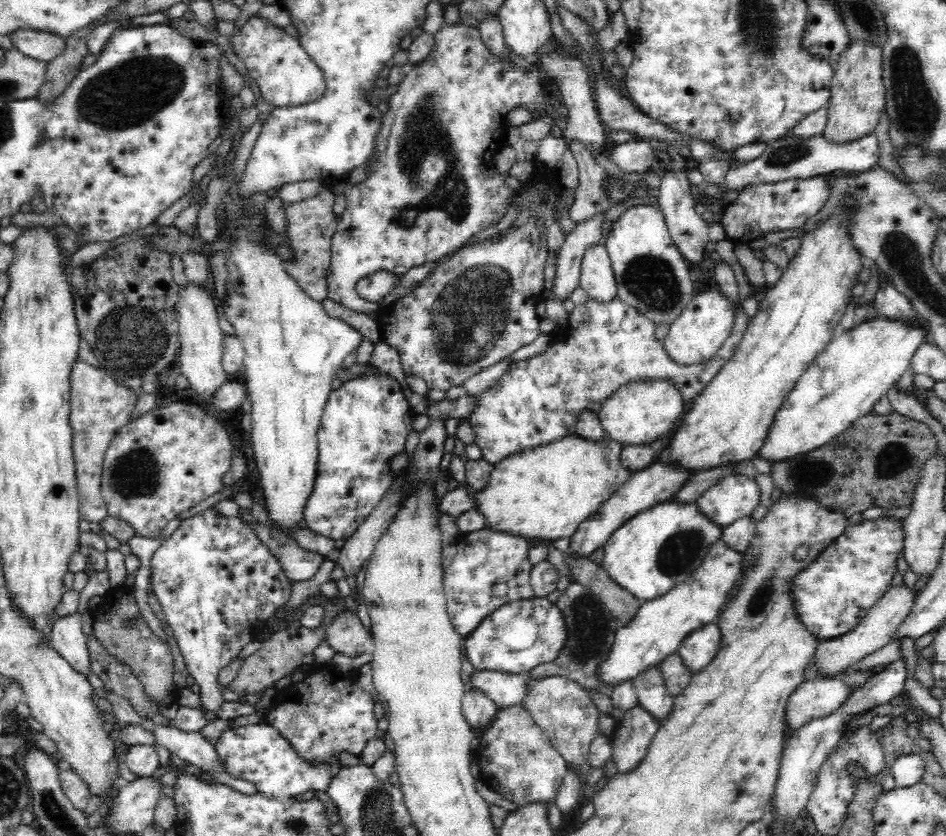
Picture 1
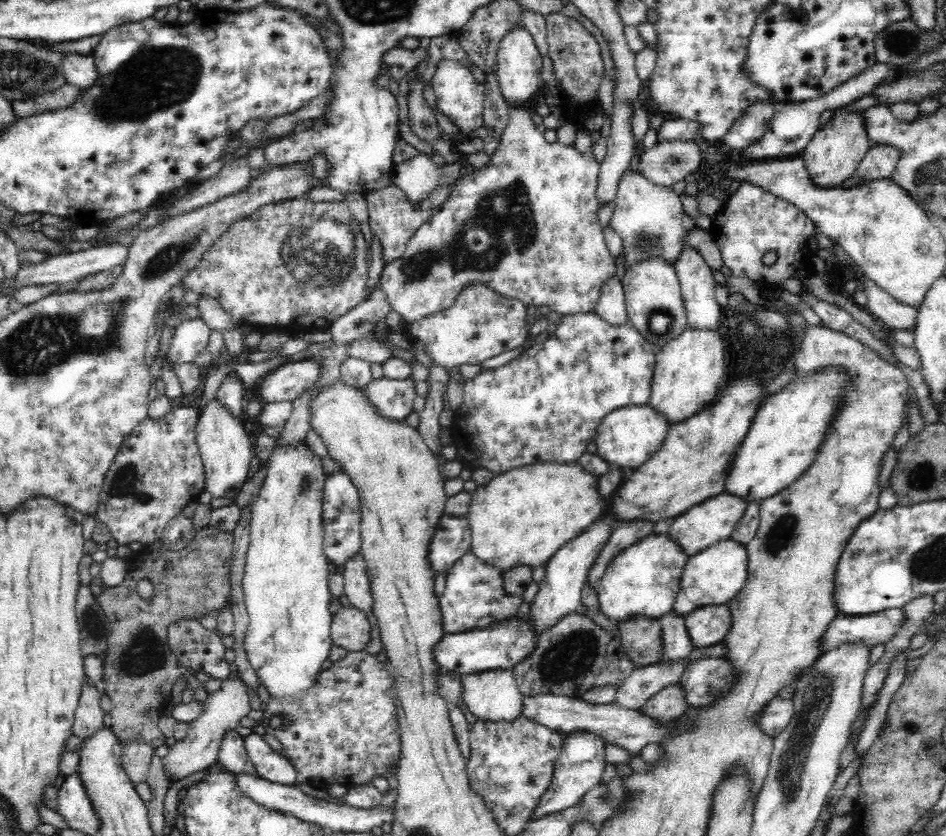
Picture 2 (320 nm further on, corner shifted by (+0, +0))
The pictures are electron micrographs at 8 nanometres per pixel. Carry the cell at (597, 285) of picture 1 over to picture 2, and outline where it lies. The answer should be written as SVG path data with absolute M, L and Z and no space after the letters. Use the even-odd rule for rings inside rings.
M610 278L601 286L601 295L595 312L609 325L630 323L625 303L623 284L617 278Z

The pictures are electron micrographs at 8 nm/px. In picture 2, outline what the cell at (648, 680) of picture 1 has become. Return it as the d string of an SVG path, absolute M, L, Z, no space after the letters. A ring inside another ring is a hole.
M672 610L668 614L663 614L659 621L663 632L661 636L663 640L663 657L660 661L668 662L668 660L686 658L694 650L694 646L685 625L684 615L678 615Z

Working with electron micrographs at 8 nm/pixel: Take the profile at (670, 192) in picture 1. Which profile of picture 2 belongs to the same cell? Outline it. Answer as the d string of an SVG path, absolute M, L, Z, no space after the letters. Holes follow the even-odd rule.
M690 247L683 248L674 267L681 286L687 327L717 331L722 312L714 299L714 288L718 283L710 273L711 268Z

